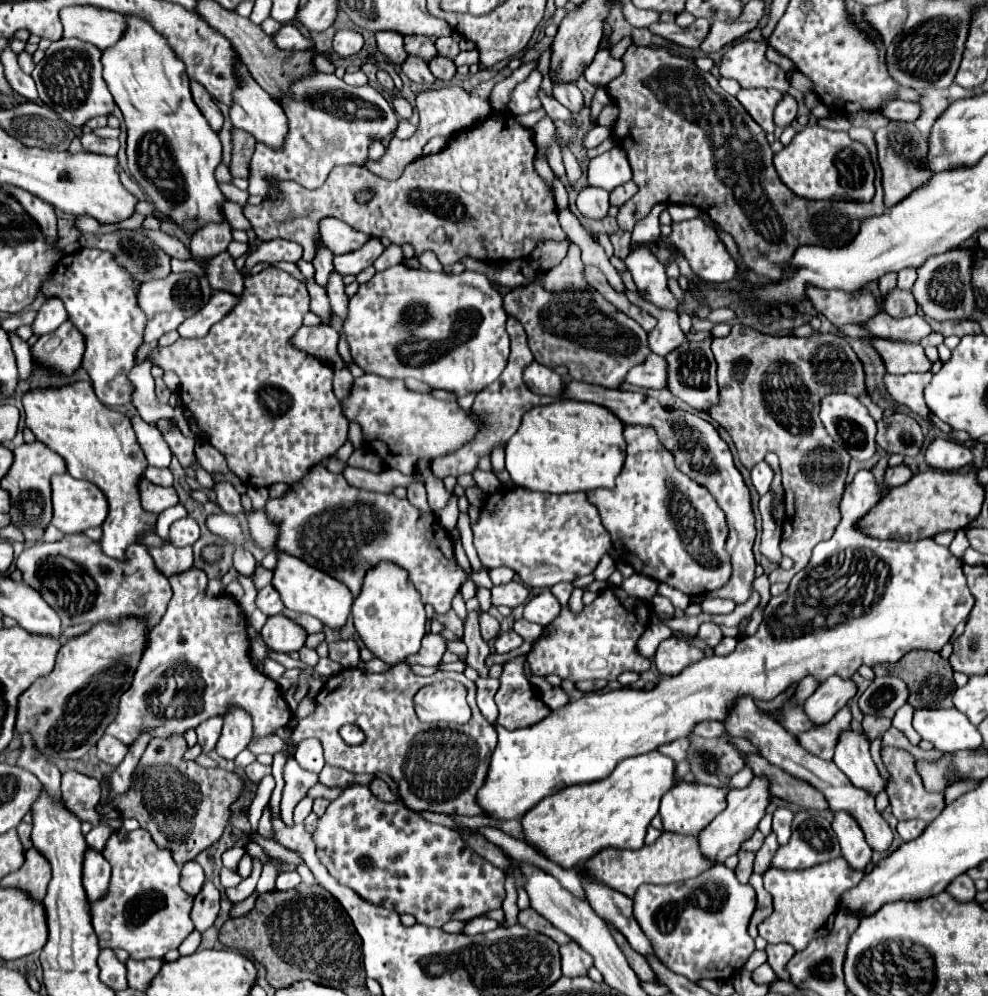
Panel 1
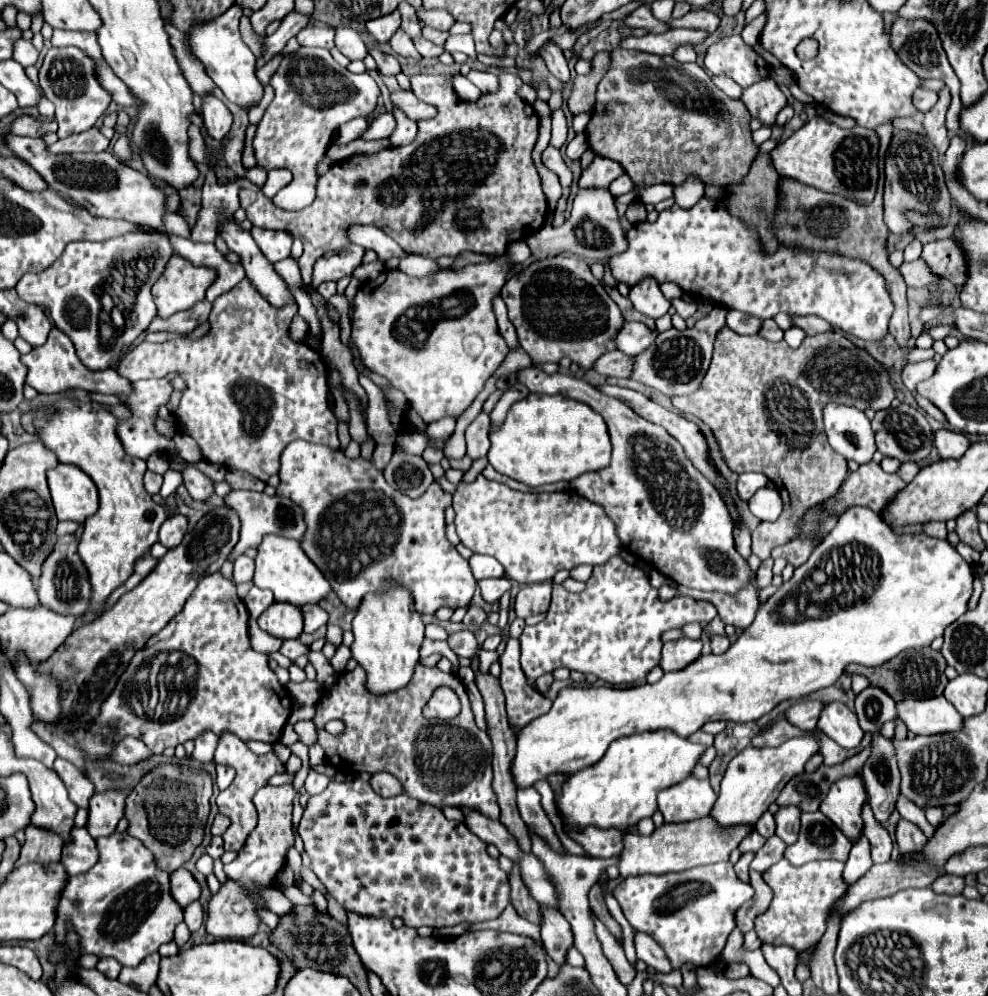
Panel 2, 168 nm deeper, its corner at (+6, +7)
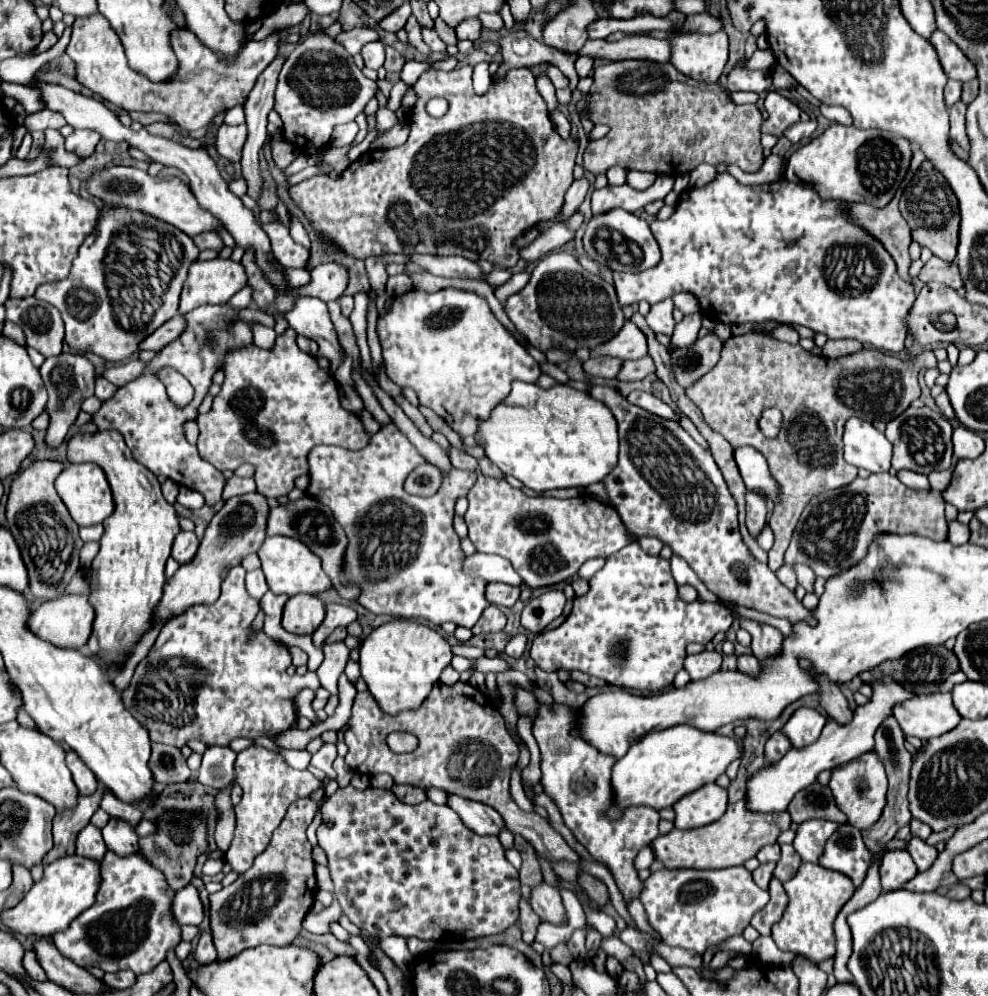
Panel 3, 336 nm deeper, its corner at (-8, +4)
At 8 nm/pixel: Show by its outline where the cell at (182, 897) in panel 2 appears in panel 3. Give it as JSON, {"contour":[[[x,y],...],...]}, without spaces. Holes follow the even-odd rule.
{"contour":[[[192,884],[178,890],[174,898],[174,918],[178,924],[192,926],[198,926],[204,920],[204,904],[200,900],[200,892]]]}

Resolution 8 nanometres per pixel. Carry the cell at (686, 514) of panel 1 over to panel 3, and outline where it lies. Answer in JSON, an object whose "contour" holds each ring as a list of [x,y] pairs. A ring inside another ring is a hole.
{"contour":[[[590,384],[586,392],[604,402],[618,422],[620,460],[602,482],[628,532],[638,538],[654,536],[662,540],[688,562],[718,598],[790,622],[806,620],[814,626],[814,618],[796,600],[794,592],[766,564],[758,562],[744,544],[738,530],[736,502],[712,454],[696,444],[680,424],[630,404],[616,388]]]}

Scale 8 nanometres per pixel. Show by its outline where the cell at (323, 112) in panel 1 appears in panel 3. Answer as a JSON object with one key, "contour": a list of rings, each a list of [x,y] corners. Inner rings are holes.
{"contour":[[[316,32],[286,58],[276,86],[274,110],[284,122],[282,132],[290,144],[296,144],[298,150],[310,150],[310,146],[320,150],[330,144],[334,126],[352,122],[376,92],[378,84],[356,68],[352,56],[344,52],[344,46]]]}

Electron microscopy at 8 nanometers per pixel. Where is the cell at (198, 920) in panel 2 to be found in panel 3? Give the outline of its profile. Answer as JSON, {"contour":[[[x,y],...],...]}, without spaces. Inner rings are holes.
{"contour":[[[202,932],[200,940],[194,948],[194,956],[198,960],[198,964],[206,964],[206,962],[214,962],[216,960],[216,948],[212,942],[212,934],[210,932]]]}

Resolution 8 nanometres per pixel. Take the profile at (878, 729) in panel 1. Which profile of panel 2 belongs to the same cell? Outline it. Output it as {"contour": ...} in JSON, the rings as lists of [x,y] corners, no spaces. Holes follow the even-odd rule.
{"contour":[[[866,747],[860,755],[854,755],[852,759],[848,759],[840,765],[834,765],[834,767],[822,765],[814,773],[802,773],[802,775],[794,777],[782,789],[776,803],[780,807],[796,805],[802,811],[818,811],[818,807],[824,801],[824,795],[828,793],[830,785],[844,775],[852,775],[856,771],[862,771],[862,765],[868,759],[868,753],[870,753],[870,747]]]}

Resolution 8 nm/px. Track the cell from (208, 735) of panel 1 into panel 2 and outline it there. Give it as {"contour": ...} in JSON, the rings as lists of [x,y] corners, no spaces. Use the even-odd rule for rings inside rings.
{"contour":[[[206,731],[194,743],[196,743],[196,747],[192,751],[192,759],[198,761],[198,763],[210,763],[214,759],[214,751],[216,751],[216,745],[218,745],[218,737],[212,735],[212,731]]]}

